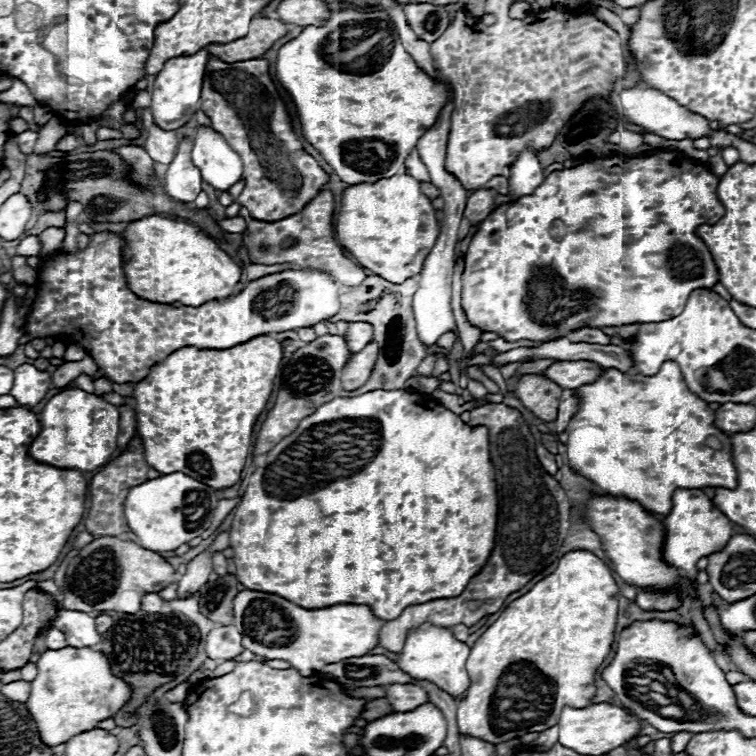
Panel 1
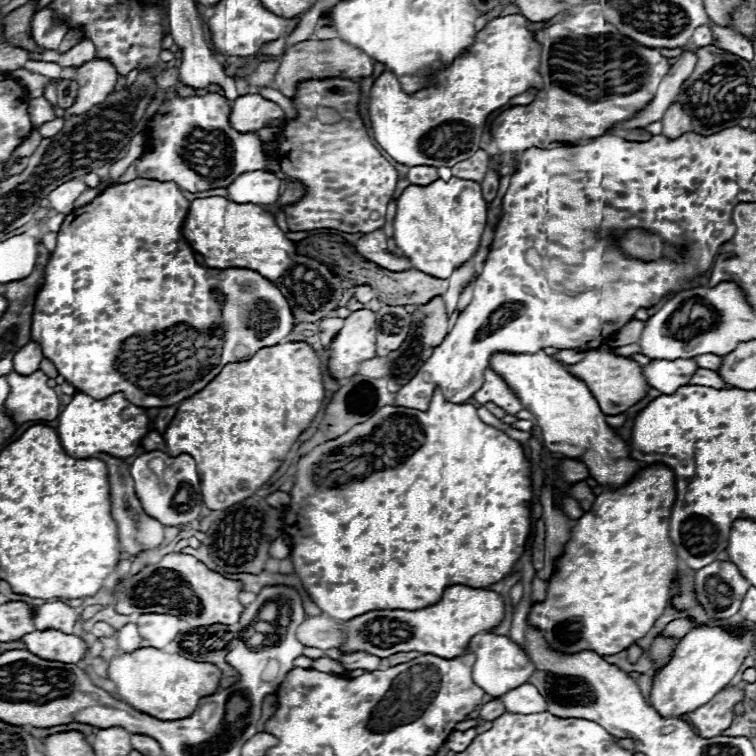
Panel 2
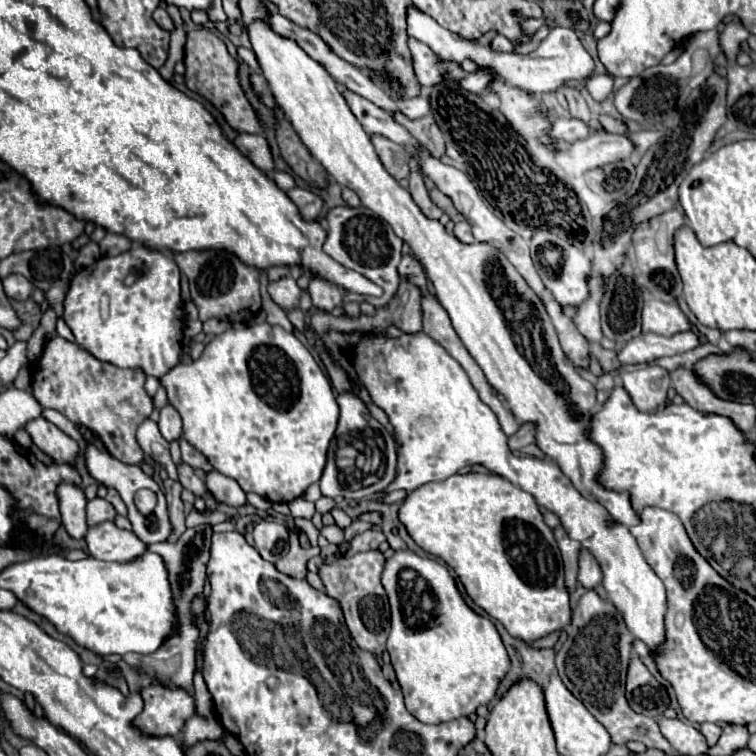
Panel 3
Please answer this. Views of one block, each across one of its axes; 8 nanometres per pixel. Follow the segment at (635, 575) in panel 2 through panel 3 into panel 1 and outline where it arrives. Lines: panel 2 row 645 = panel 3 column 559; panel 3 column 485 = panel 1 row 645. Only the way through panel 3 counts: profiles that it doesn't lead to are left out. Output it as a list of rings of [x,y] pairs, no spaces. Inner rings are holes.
[[[574,550],[574,552],[568,552],[566,556],[562,556],[560,562],[558,562],[558,568],[550,576],[540,580],[528,594],[524,594],[518,600],[510,602],[506,606],[506,610],[500,614],[500,618],[470,648],[470,656],[466,660],[466,672],[470,676],[470,688],[468,688],[466,698],[458,702],[458,712],[456,712],[456,722],[458,722],[460,734],[462,736],[480,738],[480,740],[486,740],[486,742],[496,746],[496,744],[508,742],[512,738],[522,738],[528,732],[542,732],[542,730],[558,724],[558,716],[560,716],[560,710],[564,706],[570,706],[570,708],[584,708],[584,706],[588,706],[592,696],[596,694],[596,688],[592,686],[594,678],[596,678],[596,668],[608,656],[610,646],[614,642],[616,620],[618,620],[618,586],[616,586],[616,582],[612,578],[610,568],[598,556],[594,556],[592,552],[586,552],[586,550]]]

